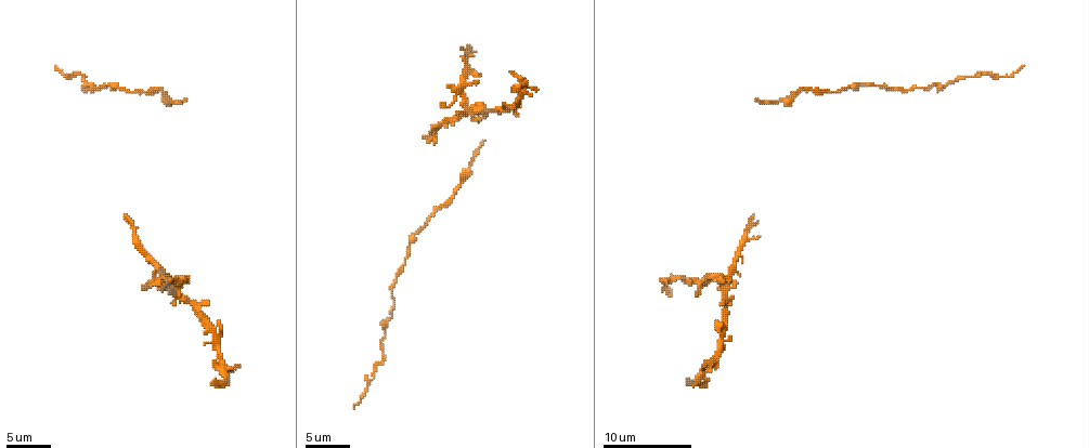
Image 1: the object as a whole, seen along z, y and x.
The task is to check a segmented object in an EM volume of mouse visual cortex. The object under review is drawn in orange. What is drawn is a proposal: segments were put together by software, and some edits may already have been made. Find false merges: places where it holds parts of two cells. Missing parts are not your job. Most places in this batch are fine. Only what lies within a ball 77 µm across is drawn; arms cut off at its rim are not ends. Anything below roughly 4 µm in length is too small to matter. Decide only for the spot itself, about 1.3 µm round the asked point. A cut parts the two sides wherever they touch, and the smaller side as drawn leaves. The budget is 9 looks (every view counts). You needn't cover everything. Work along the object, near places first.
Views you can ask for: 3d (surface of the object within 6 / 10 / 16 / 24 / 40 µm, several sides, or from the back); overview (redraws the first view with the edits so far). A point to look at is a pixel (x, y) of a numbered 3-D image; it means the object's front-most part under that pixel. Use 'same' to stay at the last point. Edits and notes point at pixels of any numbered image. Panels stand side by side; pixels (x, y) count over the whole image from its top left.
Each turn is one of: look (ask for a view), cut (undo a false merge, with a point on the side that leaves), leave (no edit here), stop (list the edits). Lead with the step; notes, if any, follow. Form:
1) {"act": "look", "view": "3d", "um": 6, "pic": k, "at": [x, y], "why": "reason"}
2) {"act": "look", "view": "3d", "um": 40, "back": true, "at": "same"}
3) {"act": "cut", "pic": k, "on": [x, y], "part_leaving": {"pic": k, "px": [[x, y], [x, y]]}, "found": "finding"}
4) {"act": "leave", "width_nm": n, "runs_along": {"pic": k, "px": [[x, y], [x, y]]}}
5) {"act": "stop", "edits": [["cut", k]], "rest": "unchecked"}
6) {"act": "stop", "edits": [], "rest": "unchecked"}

{"act": "look", "view": "3d", "um": 10, "pic": 1, "at": [390, 314], "why": "calibre changes"}

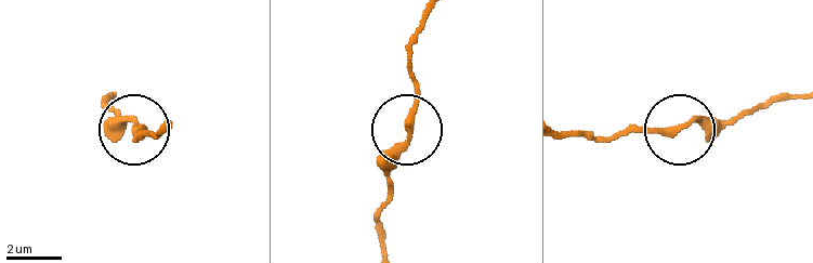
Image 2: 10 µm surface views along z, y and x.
{"act": "leave", "runs_along": {"pic": 2, "px": [[566, 130], [621, 136], [726, 122], [752, 110]]}, "found": "one cell here"}

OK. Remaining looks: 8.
{"act": "look", "view": "3d", "um": 6, "pic": 1, "at": [992, 73], "why": "narrows sharply"}

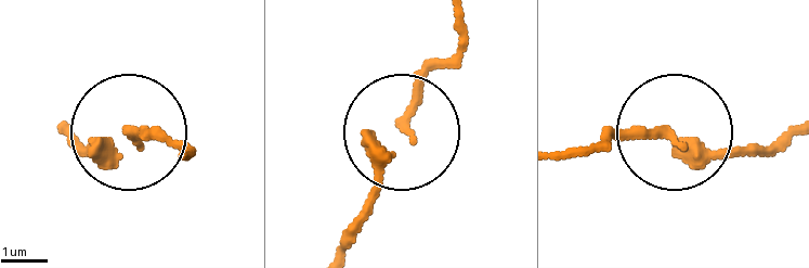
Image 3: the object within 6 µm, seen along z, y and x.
{"act": "look", "view": "3d", "um": 6, "back": true, "pic": 3, "at": [403, 130], "why": "other side"}

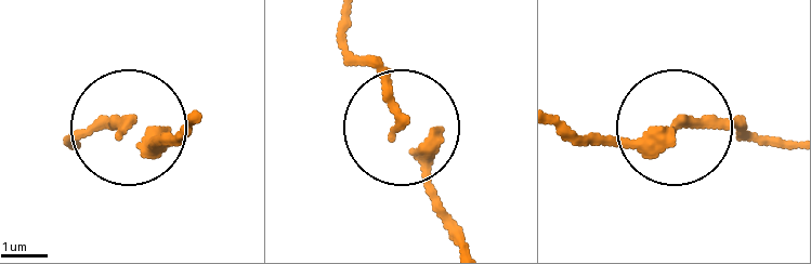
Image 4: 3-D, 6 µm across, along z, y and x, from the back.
{"act": "leave", "found": "all the same cell"}

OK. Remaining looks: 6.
{"act": "look", "view": "3d", "um": 16, "pic": 1, "at": [859, 86], "why": "calibre changes"}

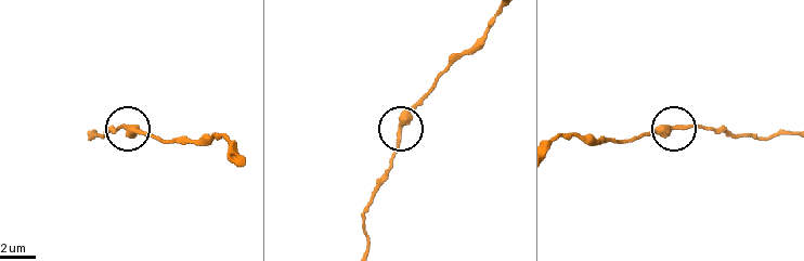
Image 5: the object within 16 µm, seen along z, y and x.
{"act": "look", "view": "3d", "um": 16, "back": true, "pic": 5, "at": [401, 127]}

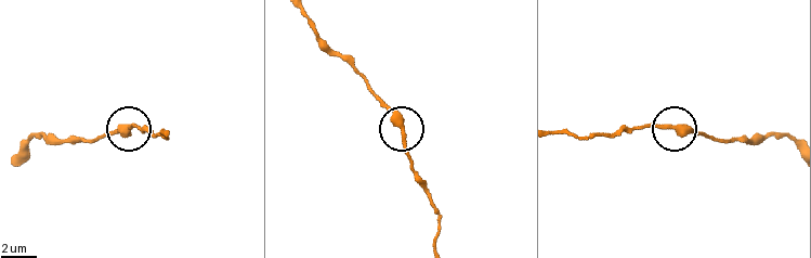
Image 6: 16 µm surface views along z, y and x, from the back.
{"act": "leave", "width_nm": 350, "runs_along": {"pic": 6, "px": [[789, 141], [781, 137], [716, 141], [671, 127], [620, 127]]}, "found": "one cell here"}

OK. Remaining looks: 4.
{"act": "look", "view": "3d", "um": 16, "pic": 1, "at": [468, 109]}

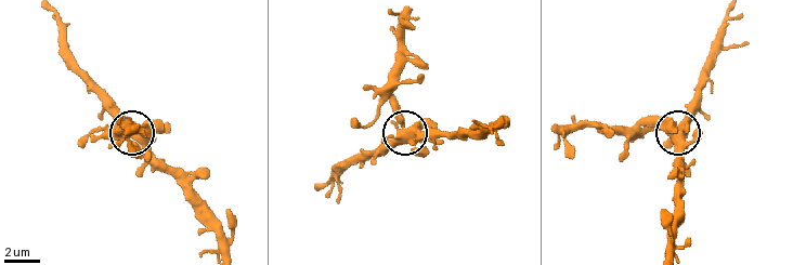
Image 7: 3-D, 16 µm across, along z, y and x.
{"act": "leave", "arms": 4, "found": "all the same cell"}

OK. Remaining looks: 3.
{"act": "stop", "edits": [], "rest": "unchecked"}

